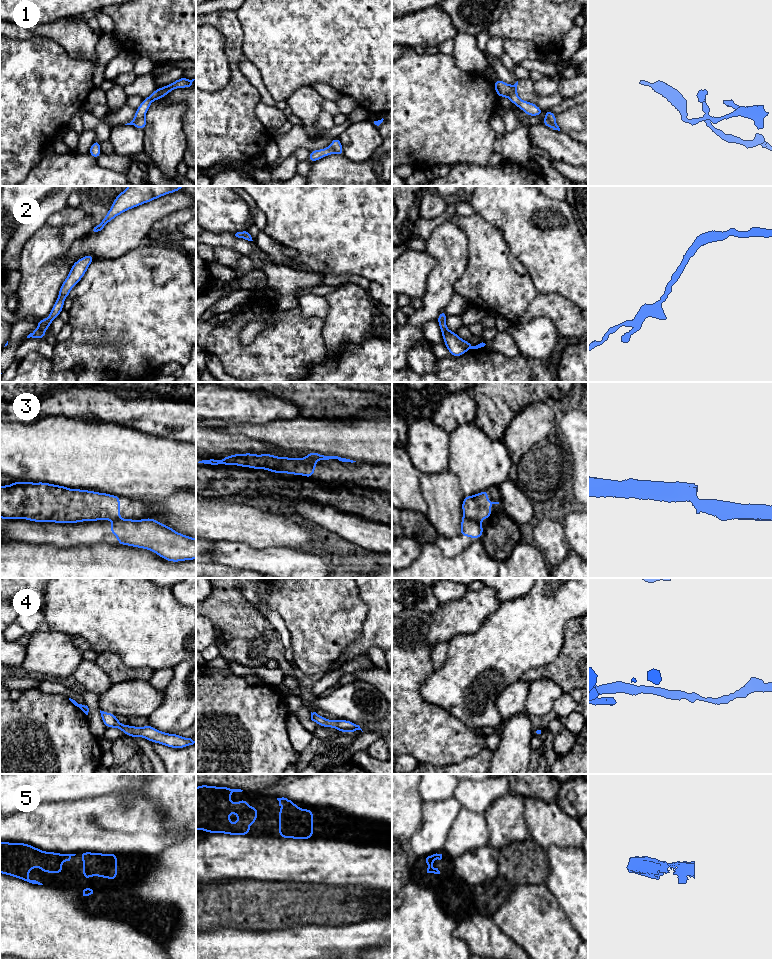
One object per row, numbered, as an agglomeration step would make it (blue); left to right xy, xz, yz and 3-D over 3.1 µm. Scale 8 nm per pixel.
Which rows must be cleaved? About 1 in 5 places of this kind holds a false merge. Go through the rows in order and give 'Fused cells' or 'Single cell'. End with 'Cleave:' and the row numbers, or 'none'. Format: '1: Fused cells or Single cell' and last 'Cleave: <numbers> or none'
1: Fused cells
2: Single cell
3: Fused cells
4: Single cell
5: Single cell
Cleave: 1, 3

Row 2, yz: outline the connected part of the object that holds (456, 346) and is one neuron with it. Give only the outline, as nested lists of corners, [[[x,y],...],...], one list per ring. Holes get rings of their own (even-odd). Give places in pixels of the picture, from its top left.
[[[445,310],[441,311],[437,321],[445,342],[445,346],[451,355],[460,357],[469,349],[478,349],[486,345],[482,342],[476,346],[472,346],[467,340],[459,338],[456,332],[449,331],[446,325],[446,316],[447,314]]]

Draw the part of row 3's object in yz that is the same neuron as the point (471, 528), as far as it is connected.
[[[463,517],[461,520],[461,533],[460,536],[468,538],[481,539],[483,535],[483,526],[474,520]]]

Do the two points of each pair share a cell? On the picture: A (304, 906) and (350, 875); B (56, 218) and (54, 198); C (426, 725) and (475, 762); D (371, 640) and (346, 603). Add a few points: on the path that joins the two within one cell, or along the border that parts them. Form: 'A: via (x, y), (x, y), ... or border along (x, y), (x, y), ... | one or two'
A: border along (313, 882), (321, 884), (360, 884) | two
B: border along (67, 205), (53, 212), (45, 223) | two
C: border along (486, 746), (475, 754), (456, 763) | two
D: border along (366, 605), (367, 612), (362, 632), (348, 646) | two

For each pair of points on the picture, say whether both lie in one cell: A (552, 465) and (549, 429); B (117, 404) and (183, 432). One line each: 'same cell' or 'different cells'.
A: same cell
B: same cell

